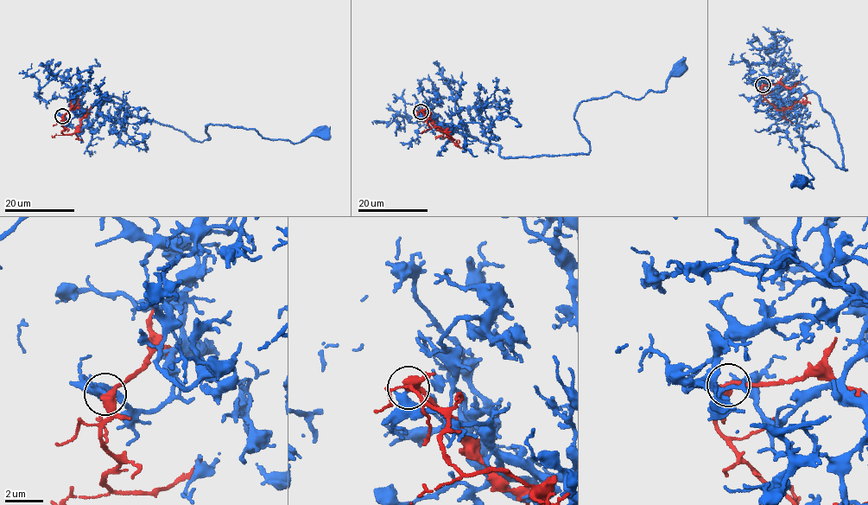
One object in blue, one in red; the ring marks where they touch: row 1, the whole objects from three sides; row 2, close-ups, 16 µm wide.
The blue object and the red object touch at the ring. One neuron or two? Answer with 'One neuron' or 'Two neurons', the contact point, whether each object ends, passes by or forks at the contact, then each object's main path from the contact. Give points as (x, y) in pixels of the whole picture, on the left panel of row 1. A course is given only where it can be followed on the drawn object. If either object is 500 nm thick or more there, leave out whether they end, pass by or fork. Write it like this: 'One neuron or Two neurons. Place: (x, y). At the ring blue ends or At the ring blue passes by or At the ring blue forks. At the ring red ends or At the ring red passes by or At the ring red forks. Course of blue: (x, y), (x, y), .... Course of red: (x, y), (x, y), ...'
Two neurons. Place: (62, 116). At the ring blue ends. At the ring red passes by. Course of blue: (61, 116), (118, 97), (129, 113), (203, 141), (211, 124), (297, 143), (323, 131). Course of red: (61, 116), (61, 125), (65, 129), (61, 131), (74, 132), (91, 106)

